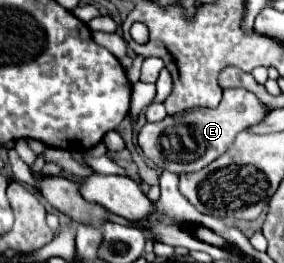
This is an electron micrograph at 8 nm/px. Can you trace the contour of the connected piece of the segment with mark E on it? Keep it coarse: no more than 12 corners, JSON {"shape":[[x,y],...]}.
{"shape":[[244,88],[218,108],[144,124],[160,170],[198,172],[268,110]]}

